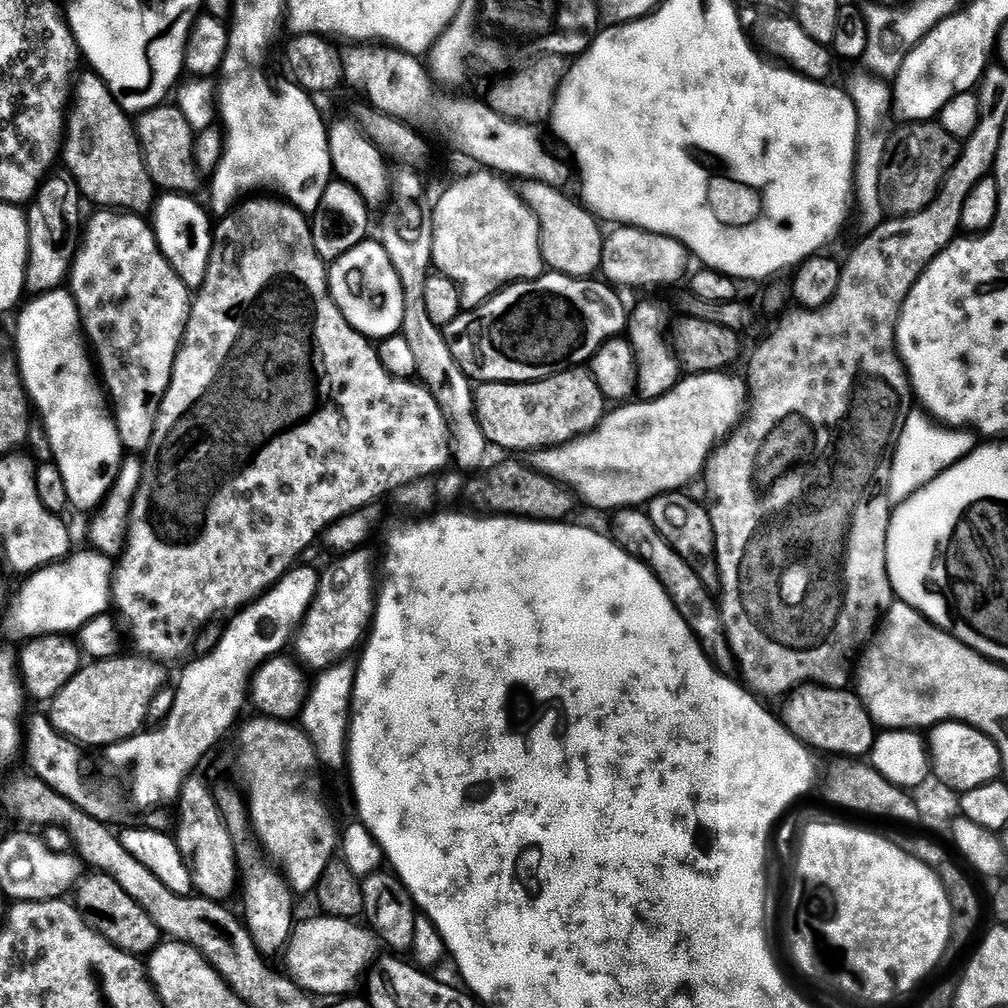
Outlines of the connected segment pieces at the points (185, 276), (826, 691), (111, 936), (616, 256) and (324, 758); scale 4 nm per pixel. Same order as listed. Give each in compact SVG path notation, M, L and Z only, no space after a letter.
M188 194L161 195L154 205L154 231L162 254L178 278L182 278L189 290L199 290L206 282L206 270L210 266L214 224L209 213L205 209L204 213L192 199Z
M805 686L791 693L783 704L782 723L788 733L817 753L833 752L836 756L848 756L844 758L864 758L871 753L876 743L877 725L873 724L855 691Z
M103 874L88 875L92 876L86 877L84 881L81 879L74 888L74 903L87 924L114 947L131 956L144 958L155 951L161 943L162 933L150 914L146 914L146 910L142 910L142 906L138 906L138 902L134 902L134 898L130 898L130 894L126 894L126 890L114 882L114 878Z
M616 226L613 229L612 233L609 231L604 237L604 249L602 250L602 262L600 263L600 272L609 285L620 290L625 290L624 288L668 288L671 284L676 284L683 278L684 271L686 271L685 276L689 271L690 253L677 240L657 232L647 232L645 228Z
M341 662L319 673L316 685L311 685L308 698L304 701L302 727L312 740L316 756L321 765L332 772L344 772L348 759L348 725L354 712L352 691L356 685L357 665Z

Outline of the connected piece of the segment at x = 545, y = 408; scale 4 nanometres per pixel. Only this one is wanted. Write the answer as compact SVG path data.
M587 367L568 368L545 380L531 380L528 384L477 383L474 388L476 417L486 434L489 445L505 448L508 452L535 454L547 448L558 448L592 432L606 415L606 401L598 382Z

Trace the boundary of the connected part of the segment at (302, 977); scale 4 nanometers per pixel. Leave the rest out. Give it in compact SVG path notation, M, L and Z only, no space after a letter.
M323 914L293 929L284 959L288 964L287 971L297 985L309 995L336 996L348 998L356 987L369 975L368 967L378 960L376 948L378 941L367 927L342 917L330 917Z

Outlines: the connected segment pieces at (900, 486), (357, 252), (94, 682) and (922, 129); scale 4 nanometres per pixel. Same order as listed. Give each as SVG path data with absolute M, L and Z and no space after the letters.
M912 416L908 421L905 419L894 440L894 451L891 453L890 467L886 472L888 500L889 505L892 506L901 504L906 498L914 495L919 488L938 478L938 474L955 466L974 447L974 441L971 440L973 437L967 431L949 430L932 422L924 424L925 417L920 416Z
M369 238L363 244L354 246L354 250L350 250L342 258L331 261L328 269L328 288L332 291L334 302L338 306L338 310L342 310L346 322L350 322L350 326L364 336L381 342L400 332L402 326L402 282L398 282L398 274L386 254L383 243L376 241L375 244L374 240Z
M117 654L112 659L85 663L50 701L50 721L56 731L80 746L89 744L97 750L137 735L145 727L143 724L149 723L151 703L160 688L165 687L166 680L163 667L144 658L135 659Z
M908 122L888 136L881 166L880 196L885 213L909 216L924 209L940 191L940 185L960 156L961 141L936 122Z

